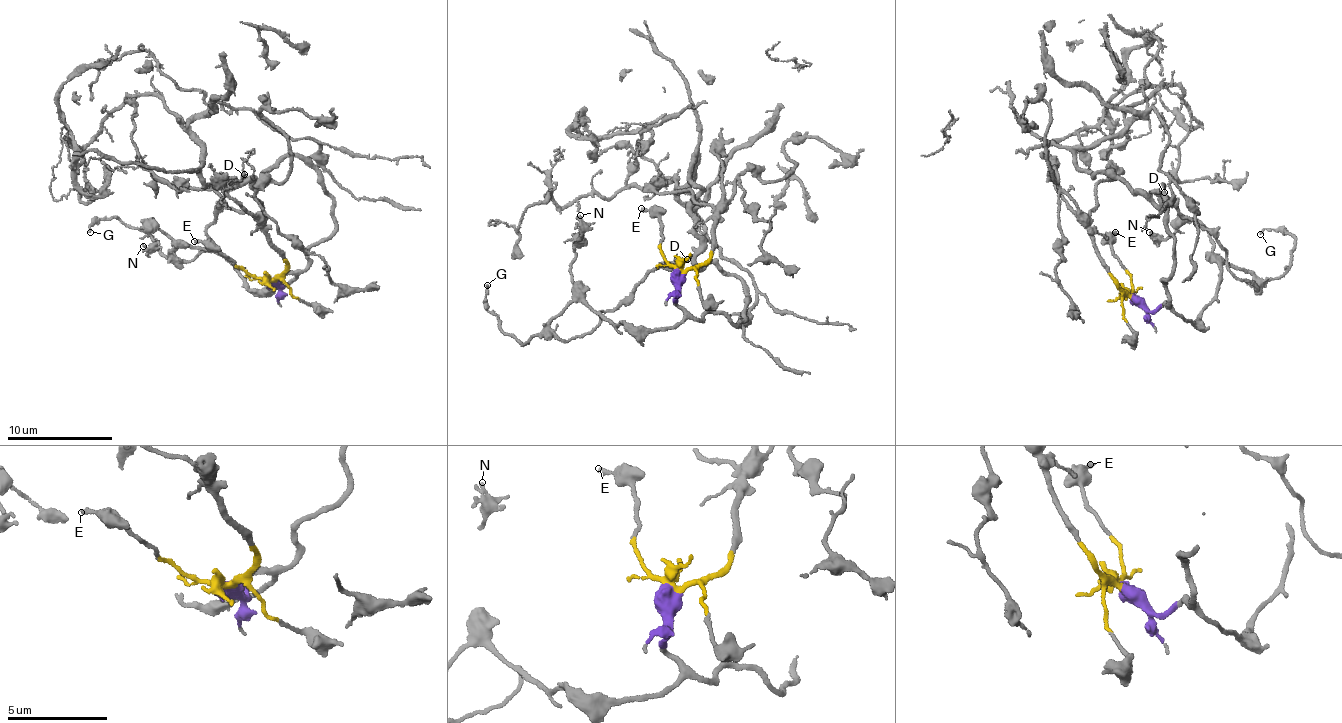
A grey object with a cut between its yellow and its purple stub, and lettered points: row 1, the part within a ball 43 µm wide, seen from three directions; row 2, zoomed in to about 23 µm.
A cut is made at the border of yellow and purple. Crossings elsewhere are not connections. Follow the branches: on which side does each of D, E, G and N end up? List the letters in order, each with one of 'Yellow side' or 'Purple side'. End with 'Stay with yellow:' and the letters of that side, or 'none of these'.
D: Purple side
E: Yellow side
G: Purple side
N: Purple side
Stay with yellow: E

